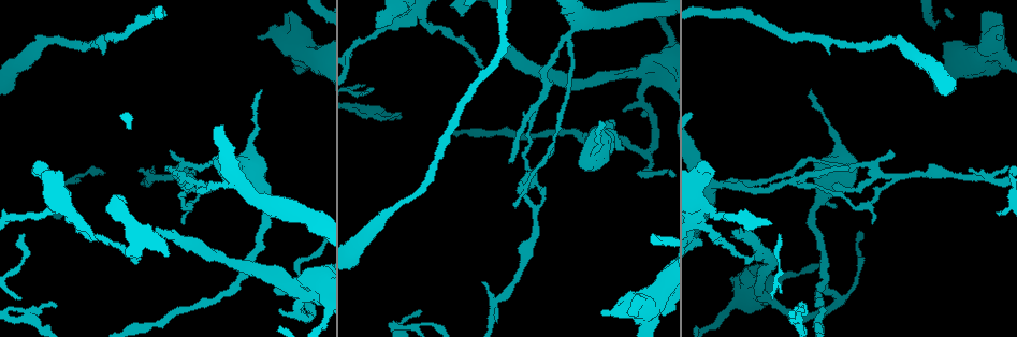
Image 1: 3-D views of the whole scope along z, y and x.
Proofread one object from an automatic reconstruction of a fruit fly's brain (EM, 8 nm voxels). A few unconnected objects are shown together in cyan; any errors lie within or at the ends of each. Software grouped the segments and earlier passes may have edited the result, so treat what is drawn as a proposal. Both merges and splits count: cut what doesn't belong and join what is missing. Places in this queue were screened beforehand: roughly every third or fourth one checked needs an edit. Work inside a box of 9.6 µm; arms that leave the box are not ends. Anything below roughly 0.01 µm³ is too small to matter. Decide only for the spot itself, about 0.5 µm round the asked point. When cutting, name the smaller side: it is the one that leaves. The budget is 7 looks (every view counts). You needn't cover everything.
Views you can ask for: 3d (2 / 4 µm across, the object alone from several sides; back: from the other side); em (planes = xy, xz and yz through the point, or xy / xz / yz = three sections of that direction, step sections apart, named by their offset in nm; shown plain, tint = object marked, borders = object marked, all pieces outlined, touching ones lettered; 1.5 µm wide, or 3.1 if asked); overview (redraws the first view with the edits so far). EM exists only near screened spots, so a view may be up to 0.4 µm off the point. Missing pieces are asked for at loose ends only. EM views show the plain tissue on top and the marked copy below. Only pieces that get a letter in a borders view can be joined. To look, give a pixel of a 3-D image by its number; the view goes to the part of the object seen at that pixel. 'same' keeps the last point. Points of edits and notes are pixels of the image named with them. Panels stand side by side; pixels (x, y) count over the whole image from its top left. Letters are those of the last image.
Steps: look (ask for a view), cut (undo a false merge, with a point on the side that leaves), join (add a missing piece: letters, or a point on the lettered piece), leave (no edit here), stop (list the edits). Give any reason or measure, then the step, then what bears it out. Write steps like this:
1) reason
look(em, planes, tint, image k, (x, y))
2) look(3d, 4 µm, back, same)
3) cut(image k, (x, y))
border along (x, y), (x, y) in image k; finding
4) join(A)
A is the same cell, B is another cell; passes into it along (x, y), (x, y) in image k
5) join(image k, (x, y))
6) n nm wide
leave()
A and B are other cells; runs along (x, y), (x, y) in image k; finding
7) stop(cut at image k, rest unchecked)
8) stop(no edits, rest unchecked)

thick end
look(3d, 4 µm, image 1, (236, 158))

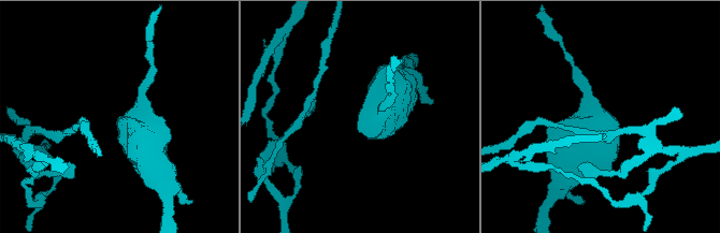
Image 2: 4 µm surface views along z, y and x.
look(em, planes, borders, image 2, (357, 122))

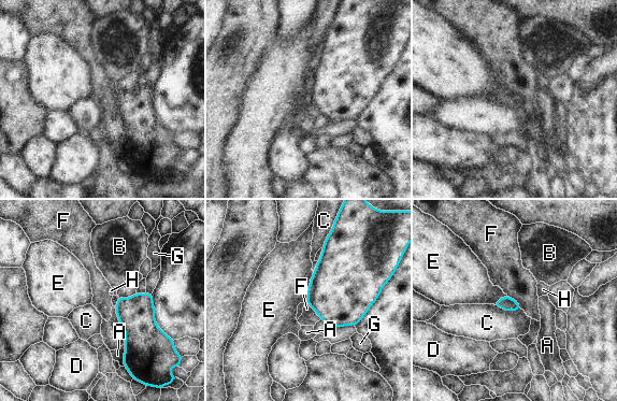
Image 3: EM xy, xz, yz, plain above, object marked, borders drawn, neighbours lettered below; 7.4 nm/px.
E touches over 240 nm
leave()
A, B, C, D, E, F, G and H are other cells; none of them fits

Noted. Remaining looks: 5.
thin end
look(em, yz, step 8, borders, image 1, (168, 166))

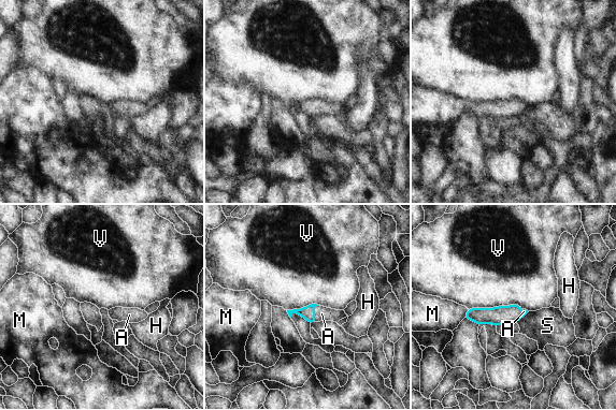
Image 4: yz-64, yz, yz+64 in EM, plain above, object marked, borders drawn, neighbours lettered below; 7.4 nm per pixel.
join(A)
A is the same cell, H, M, S and V are other cells; passes into it along (308, 312), (314, 312), (321, 313) in image 4; it goes on there

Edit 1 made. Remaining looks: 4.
free end
look(em, xy, step 8, tint, image 1, (834, 206))

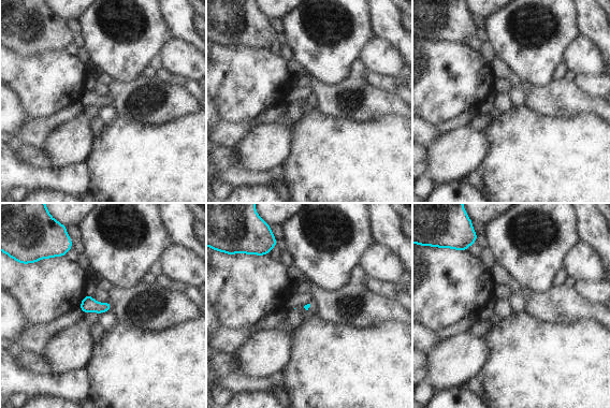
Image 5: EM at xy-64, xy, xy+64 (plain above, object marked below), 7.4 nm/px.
cut it another way
look(em, planes, borders, same)

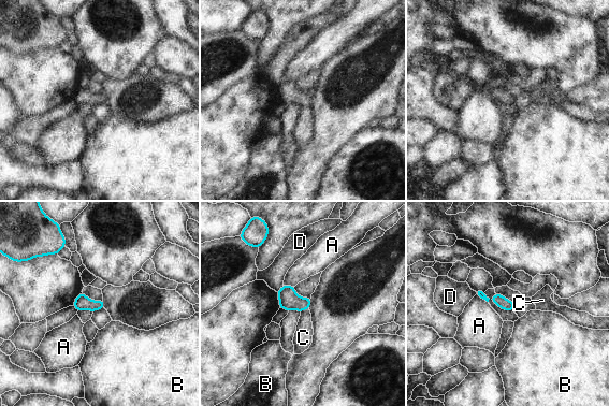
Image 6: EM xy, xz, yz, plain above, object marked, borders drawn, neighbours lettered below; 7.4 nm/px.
join(C)
C is the same cell, A, B and D are other cells; passes into it along (289, 300), (304, 309), (303, 337) in image 6; it goes on there

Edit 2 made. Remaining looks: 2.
stop(join at image 4, join at image 6, rest unchecked)

